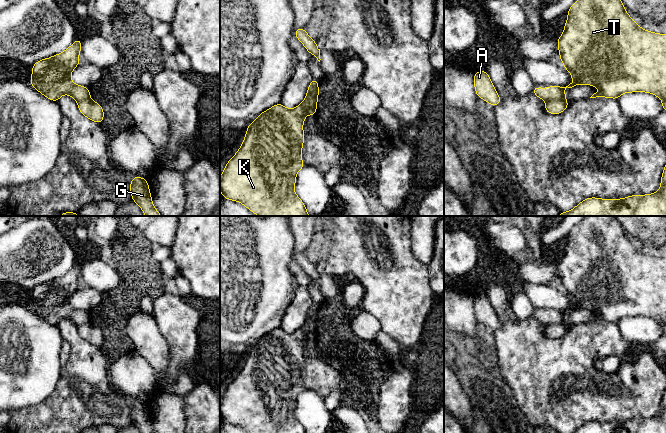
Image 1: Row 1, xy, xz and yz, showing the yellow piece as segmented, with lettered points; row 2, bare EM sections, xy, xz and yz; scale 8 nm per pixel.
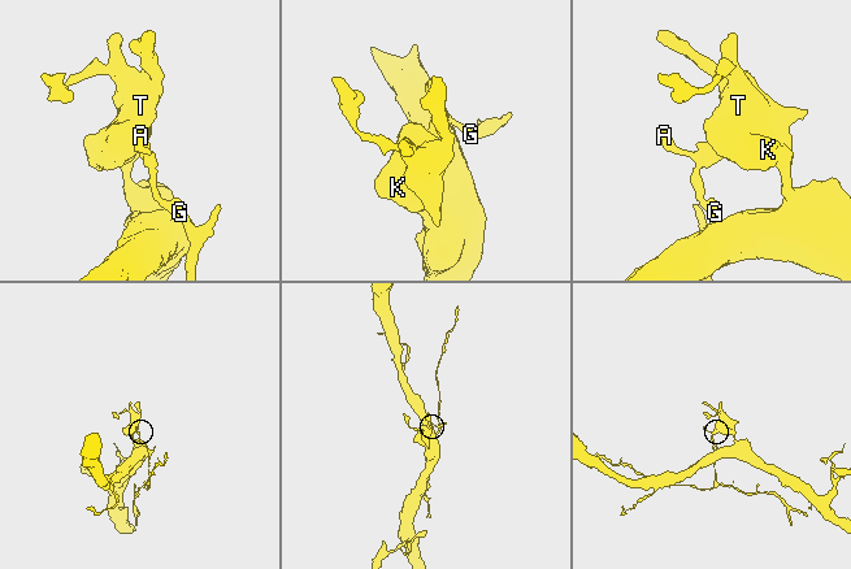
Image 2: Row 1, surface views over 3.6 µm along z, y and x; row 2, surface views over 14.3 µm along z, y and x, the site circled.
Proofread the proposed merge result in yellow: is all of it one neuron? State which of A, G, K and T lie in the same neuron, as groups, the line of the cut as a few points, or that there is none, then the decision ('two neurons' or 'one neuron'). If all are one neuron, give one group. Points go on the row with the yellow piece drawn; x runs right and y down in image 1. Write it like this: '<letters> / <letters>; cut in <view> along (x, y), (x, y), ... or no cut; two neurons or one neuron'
A G / K T; cut in yz along (565, 100), (547, 101); two neurons

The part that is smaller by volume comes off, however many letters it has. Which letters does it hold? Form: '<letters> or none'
A, G

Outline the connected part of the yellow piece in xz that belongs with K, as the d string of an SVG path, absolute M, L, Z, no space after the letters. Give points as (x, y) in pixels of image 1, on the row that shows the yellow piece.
M304 99L294 109L278 103L258 115L249 124L244 142L222 172L222 198L238 201L258 216L310 216L294 191L297 172L306 166L301 160L306 114Z

